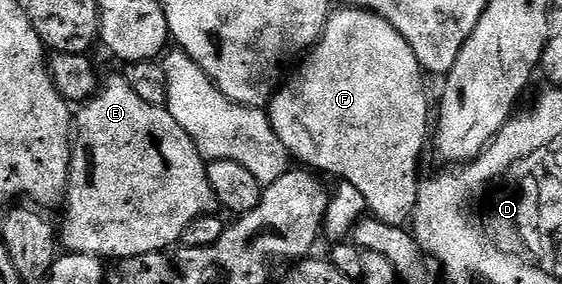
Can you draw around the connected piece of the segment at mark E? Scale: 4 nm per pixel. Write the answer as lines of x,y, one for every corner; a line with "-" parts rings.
116,73
105,78
95,97
75,112
67,207
64,224
61,222
58,227
58,243
65,252
92,255
101,261
123,261
155,251
164,253
169,250
167,247
175,248
182,229
198,217
213,214
218,204
214,189
210,189
208,163
186,129
174,121
167,106
142,101
142,97
130,89
123,74

